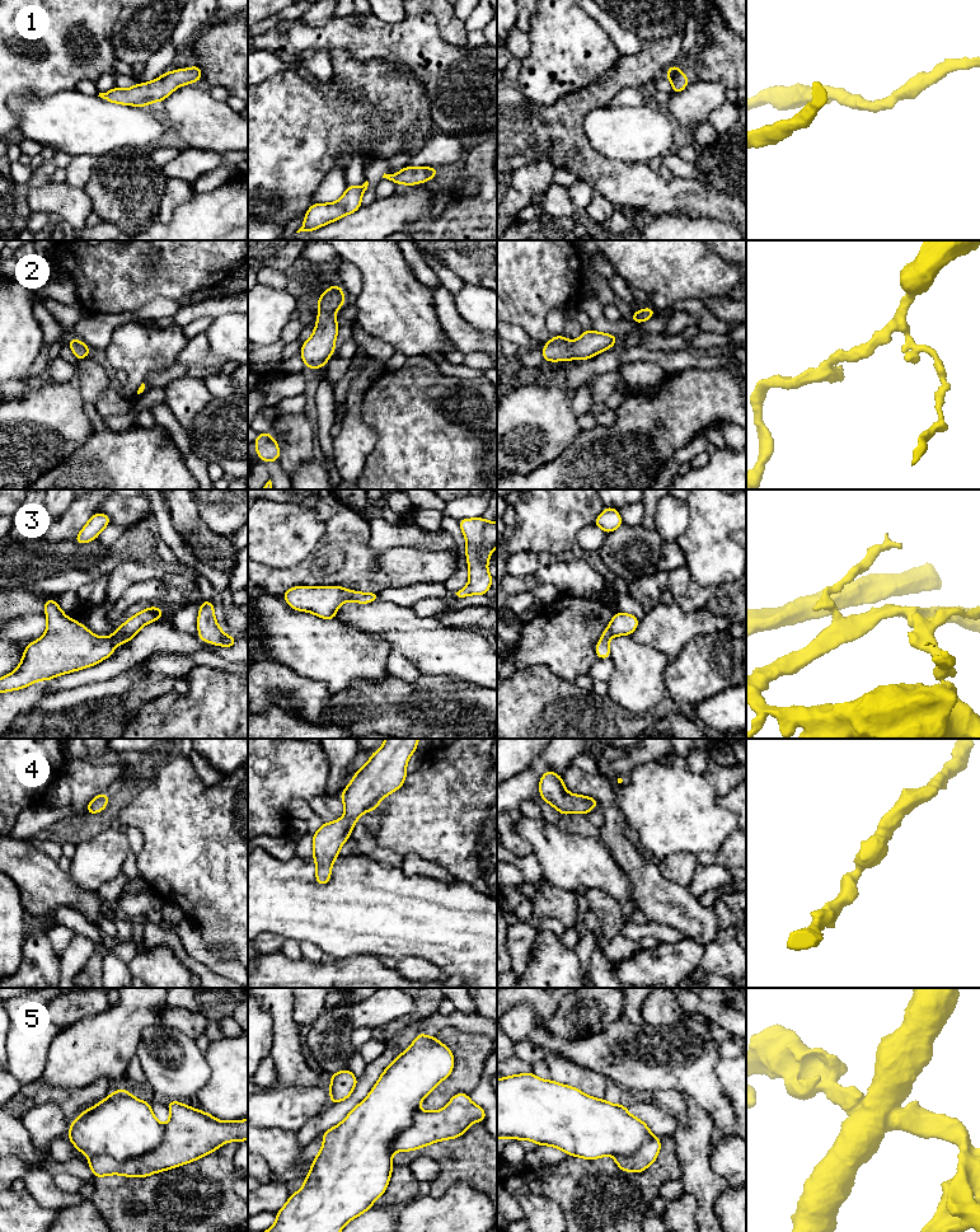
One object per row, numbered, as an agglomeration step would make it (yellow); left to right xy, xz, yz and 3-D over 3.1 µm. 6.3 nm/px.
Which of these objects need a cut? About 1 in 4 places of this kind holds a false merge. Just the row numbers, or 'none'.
5

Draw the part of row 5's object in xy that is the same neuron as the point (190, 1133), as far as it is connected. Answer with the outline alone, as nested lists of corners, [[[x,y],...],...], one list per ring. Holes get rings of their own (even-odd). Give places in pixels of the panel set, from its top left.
[[[167,1101],[170,1119],[161,1143],[151,1152],[126,1161],[90,1156],[88,1165],[95,1179],[107,1175],[146,1177],[215,1152],[222,1144],[248,1139],[248,1119],[220,1121],[212,1115],[178,1101]]]

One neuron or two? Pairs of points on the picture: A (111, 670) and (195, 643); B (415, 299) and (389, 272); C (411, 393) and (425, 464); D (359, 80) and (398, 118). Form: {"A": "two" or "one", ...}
{"A": "one", "B": "one", "C": "one", "D": "one"}

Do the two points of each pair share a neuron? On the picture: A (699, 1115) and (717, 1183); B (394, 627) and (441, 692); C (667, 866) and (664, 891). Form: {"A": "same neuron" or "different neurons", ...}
{"A": "same neuron", "B": "different neurons", "C": "different neurons"}

